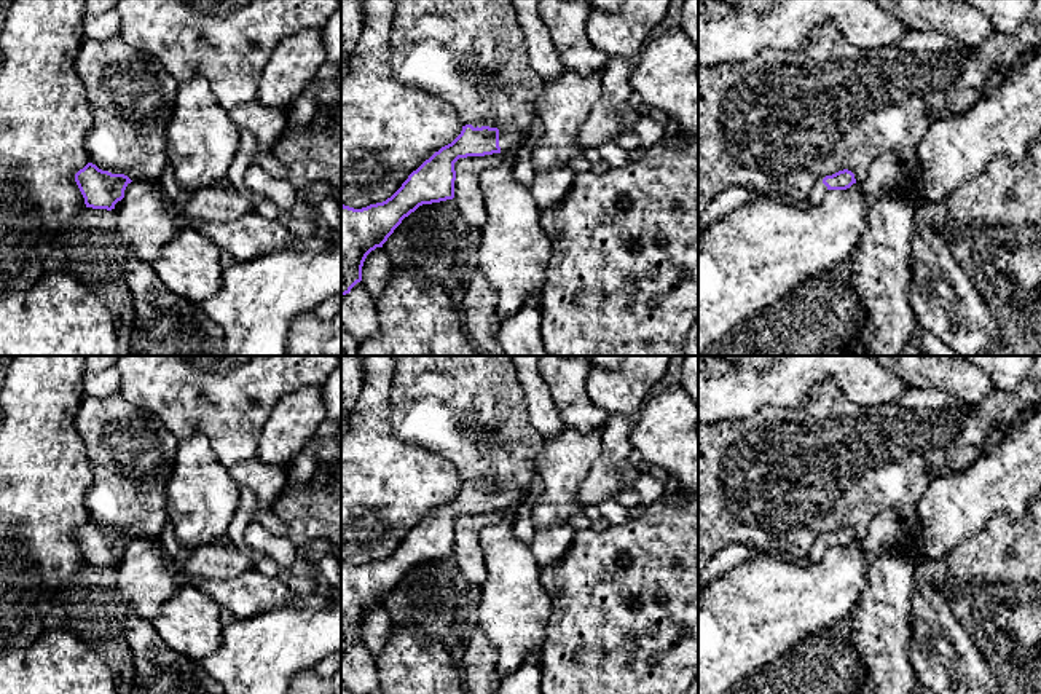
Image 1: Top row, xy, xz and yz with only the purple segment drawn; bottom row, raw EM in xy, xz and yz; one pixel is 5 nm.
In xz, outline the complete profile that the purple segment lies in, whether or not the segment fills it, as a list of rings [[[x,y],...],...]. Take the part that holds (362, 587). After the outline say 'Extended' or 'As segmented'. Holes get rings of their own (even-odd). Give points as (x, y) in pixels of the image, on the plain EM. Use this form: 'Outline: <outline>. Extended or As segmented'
Outline: [[[466,482],[451,501],[413,528],[386,558],[362,566],[341,562],[341,654],[362,638],[367,613],[383,605],[405,574],[422,562],[454,555],[454,520],[459,515],[510,509],[524,499],[528,491],[521,491],[513,483],[497,487]]]. Extended

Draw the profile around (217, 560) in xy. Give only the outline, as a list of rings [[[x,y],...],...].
[[[214,539],[202,542],[198,549],[183,554],[179,562],[182,571],[188,576],[207,581],[233,581],[236,576],[252,571],[263,557],[261,550],[249,546],[238,546],[230,541]]]

